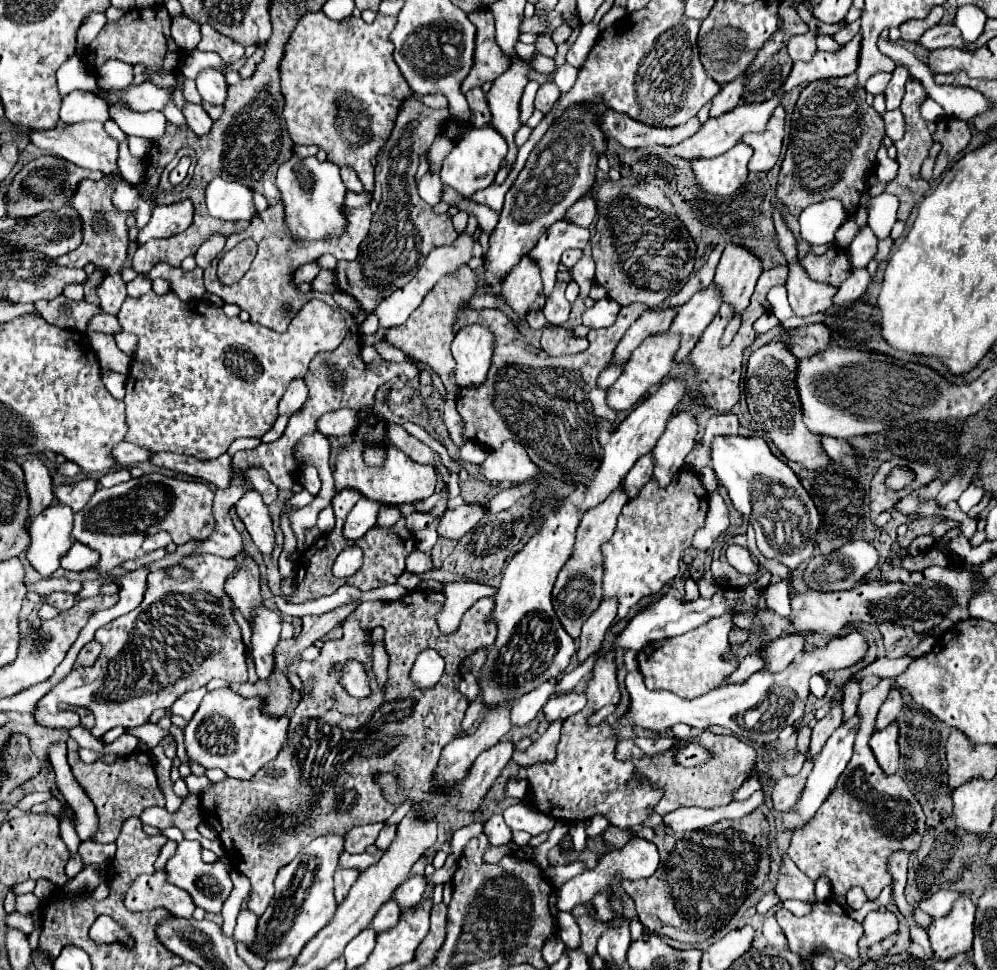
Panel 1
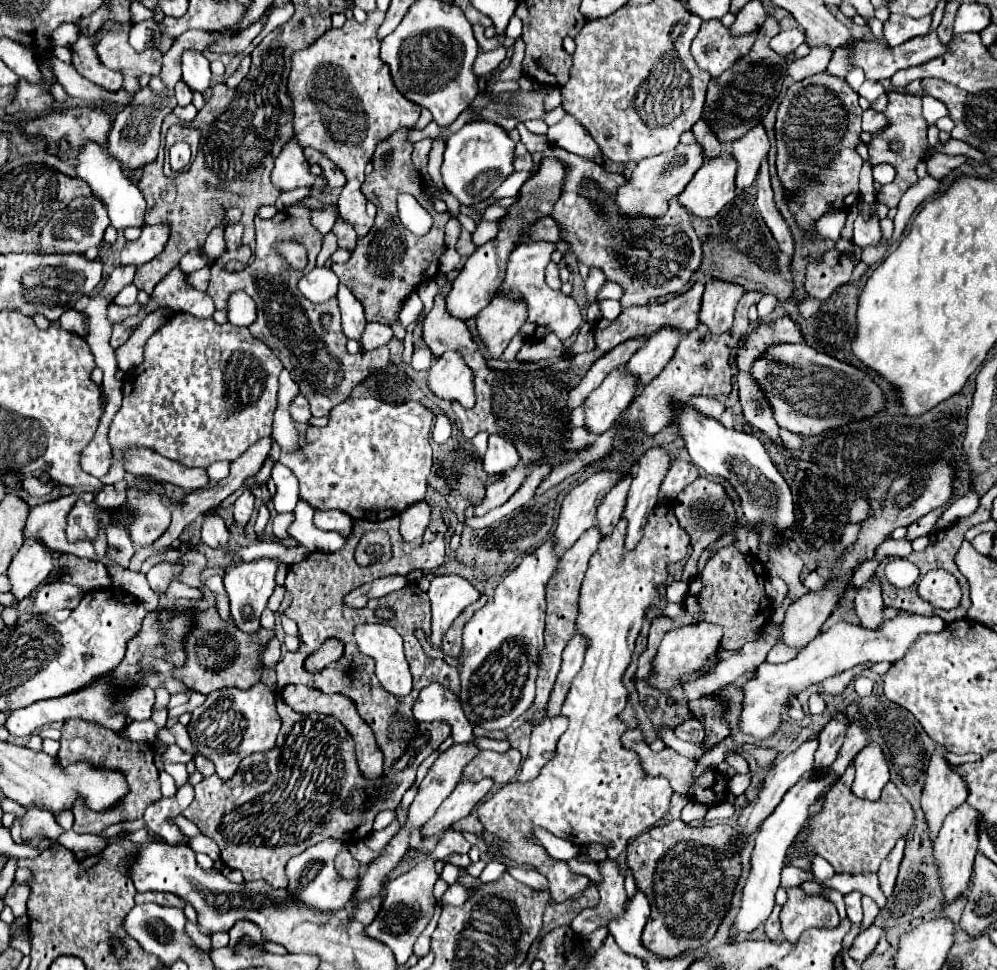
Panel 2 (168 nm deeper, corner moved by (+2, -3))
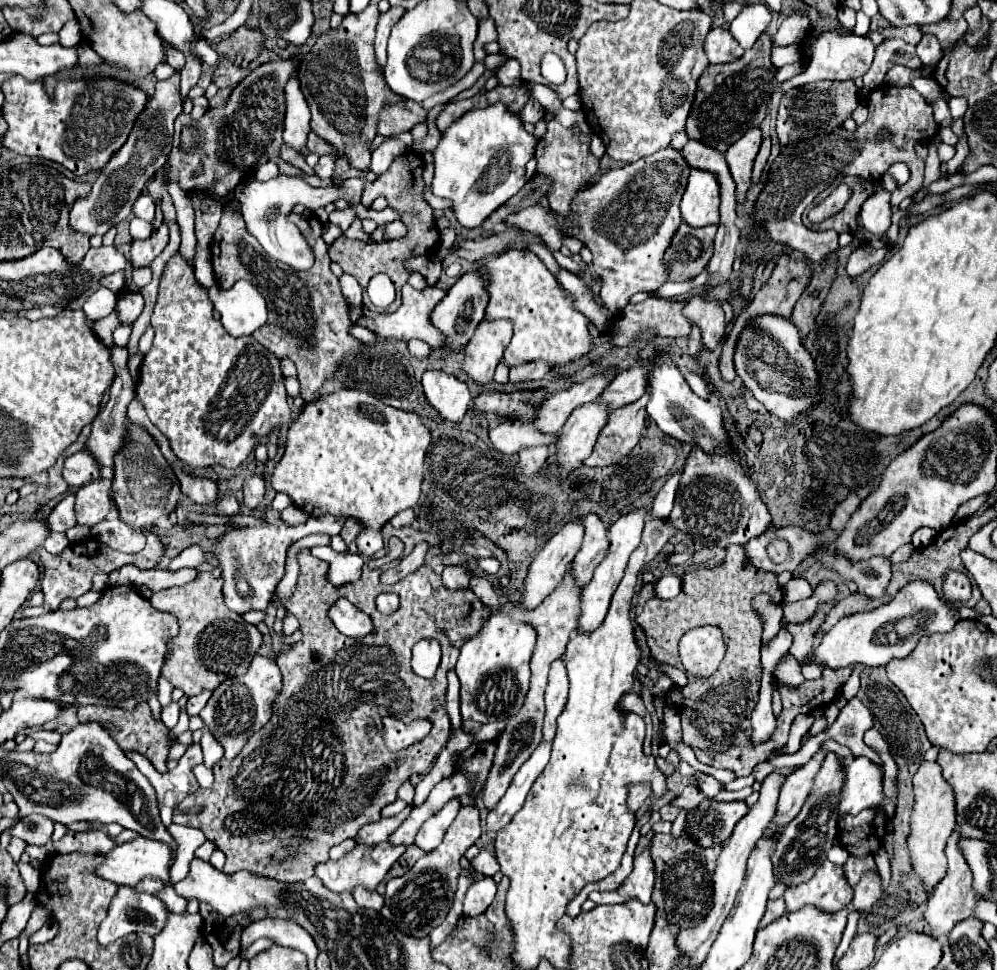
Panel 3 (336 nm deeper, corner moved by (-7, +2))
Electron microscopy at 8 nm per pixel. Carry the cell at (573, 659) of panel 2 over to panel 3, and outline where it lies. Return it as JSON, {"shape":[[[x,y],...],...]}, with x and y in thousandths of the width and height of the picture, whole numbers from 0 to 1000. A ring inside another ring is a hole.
{"shape":[[[563,678],[563,680],[557,680],[553,685],[551,705],[549,705],[549,711],[547,711],[549,734],[547,734],[547,746],[545,746],[545,763],[557,761],[559,740],[565,734],[565,728],[569,724],[569,707],[571,707],[569,689],[565,687],[565,678]]]}

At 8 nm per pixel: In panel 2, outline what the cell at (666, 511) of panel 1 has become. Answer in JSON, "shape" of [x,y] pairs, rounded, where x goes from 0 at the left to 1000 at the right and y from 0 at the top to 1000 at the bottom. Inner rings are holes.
{"shape":[[[672,519],[656,523],[646,543],[646,554],[632,572],[624,572],[626,545],[628,539],[622,537],[616,549],[606,556],[592,574],[578,636],[578,653],[590,661],[590,667],[584,690],[574,700],[564,727],[562,737],[568,737],[570,752],[560,762],[558,780],[544,791],[538,803],[532,807],[506,809],[479,834],[485,857],[495,861],[489,884],[504,881],[512,888],[518,886],[518,890],[534,892],[550,908],[548,919],[552,921],[552,933],[586,919],[592,906],[574,900],[570,888],[554,886],[534,861],[536,855],[548,855],[580,873],[600,869],[608,875],[610,886],[618,886],[642,859],[666,846],[674,822],[670,803],[648,799],[640,776],[624,768],[622,760],[630,747],[622,743],[620,737],[630,719],[624,698],[634,681],[646,634],[652,624],[662,624],[658,605],[668,599],[670,582],[690,572],[692,554],[680,543]]]}

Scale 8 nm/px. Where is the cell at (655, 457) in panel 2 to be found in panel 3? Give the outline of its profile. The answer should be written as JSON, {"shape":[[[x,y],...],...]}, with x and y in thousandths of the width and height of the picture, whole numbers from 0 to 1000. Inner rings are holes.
{"shape":[[[641,522],[635,528],[623,532],[617,540],[613,540],[613,544],[611,544],[611,557],[613,557],[611,569],[609,569],[607,577],[597,586],[597,592],[595,592],[593,600],[585,608],[581,647],[593,652],[593,649],[597,649],[605,641],[605,637],[609,633],[609,627],[611,627],[611,621],[613,621],[613,614],[615,614],[617,606],[621,604],[621,600],[625,596],[625,588],[627,588],[629,579],[631,579],[631,573],[641,563],[641,555],[643,555],[643,548],[645,548],[645,542],[647,542],[649,532],[651,532],[651,526],[645,524],[645,522]]]}

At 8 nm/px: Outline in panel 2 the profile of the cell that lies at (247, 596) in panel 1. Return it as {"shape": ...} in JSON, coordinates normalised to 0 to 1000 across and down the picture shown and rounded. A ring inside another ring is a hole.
{"shape":[[[211,525],[203,537],[203,545],[201,545],[201,554],[207,562],[211,564],[229,564],[229,556],[231,556],[231,549],[227,545],[227,539],[225,535],[215,527]]]}

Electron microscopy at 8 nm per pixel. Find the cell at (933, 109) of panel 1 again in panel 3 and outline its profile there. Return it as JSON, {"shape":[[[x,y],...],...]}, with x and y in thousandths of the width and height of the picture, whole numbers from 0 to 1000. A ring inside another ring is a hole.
{"shape":[[[956,99],[956,101],[950,103],[950,109],[952,109],[952,115],[954,115],[956,122],[964,122],[968,118],[968,113],[970,113],[970,103]]]}

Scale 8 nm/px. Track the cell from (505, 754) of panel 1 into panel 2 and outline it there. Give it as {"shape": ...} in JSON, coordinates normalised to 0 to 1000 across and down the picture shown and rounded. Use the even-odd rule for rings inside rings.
{"shape":[[[483,803],[479,807],[473,805],[459,807],[457,813],[451,818],[451,822],[439,832],[435,844],[431,844],[431,848],[425,848],[421,853],[423,863],[441,861],[441,857],[447,857],[453,848],[465,844],[475,834],[475,830],[485,824],[485,820],[491,815],[493,809],[495,809],[493,803]]]}

